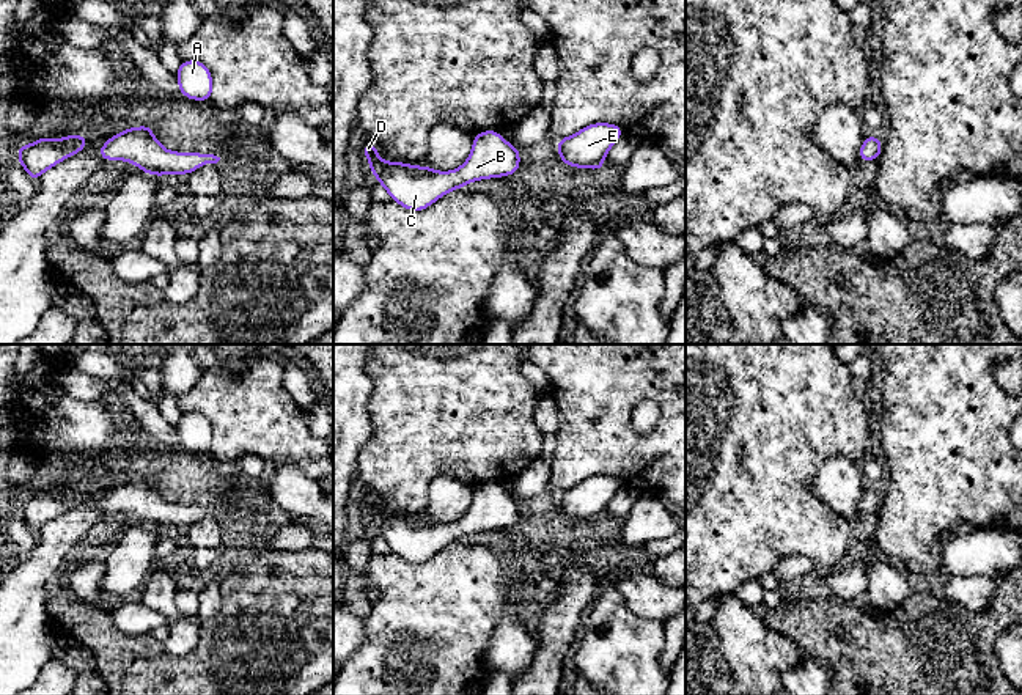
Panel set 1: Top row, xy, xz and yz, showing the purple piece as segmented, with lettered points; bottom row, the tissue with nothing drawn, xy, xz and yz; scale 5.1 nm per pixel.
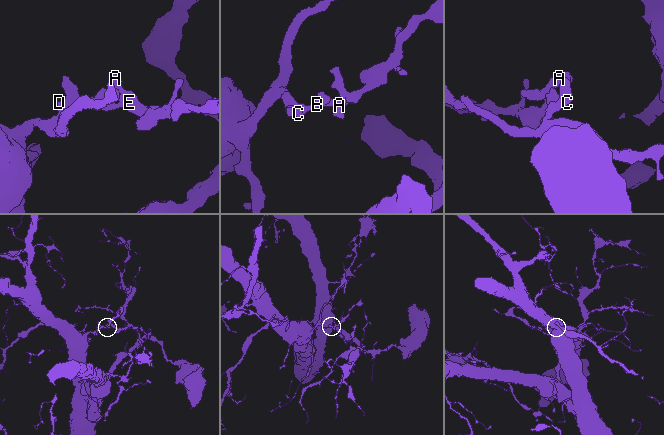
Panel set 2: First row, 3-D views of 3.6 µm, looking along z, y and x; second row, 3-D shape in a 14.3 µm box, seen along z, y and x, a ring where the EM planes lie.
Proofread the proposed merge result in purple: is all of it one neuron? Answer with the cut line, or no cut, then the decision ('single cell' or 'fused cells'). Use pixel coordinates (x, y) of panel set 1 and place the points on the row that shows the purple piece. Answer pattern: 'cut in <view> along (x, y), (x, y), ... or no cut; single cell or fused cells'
no cut; single cell

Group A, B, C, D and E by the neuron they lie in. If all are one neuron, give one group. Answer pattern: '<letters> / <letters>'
A B C D E

